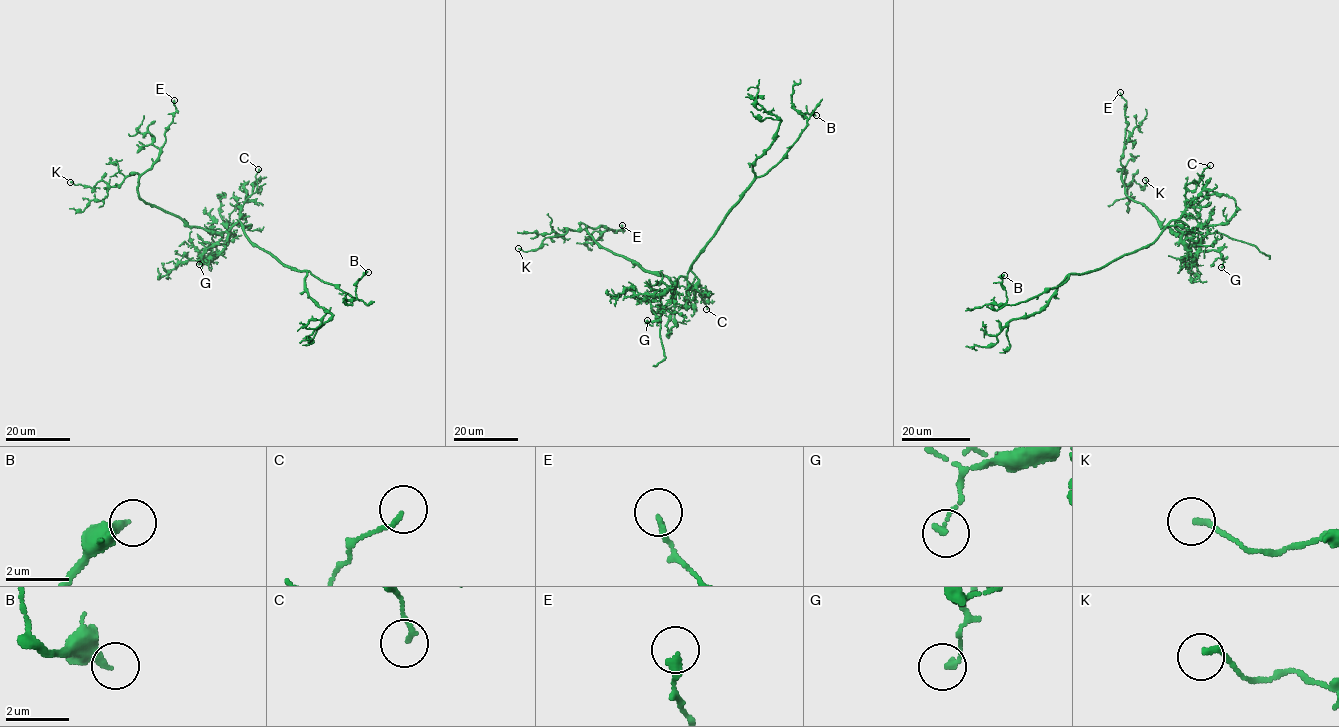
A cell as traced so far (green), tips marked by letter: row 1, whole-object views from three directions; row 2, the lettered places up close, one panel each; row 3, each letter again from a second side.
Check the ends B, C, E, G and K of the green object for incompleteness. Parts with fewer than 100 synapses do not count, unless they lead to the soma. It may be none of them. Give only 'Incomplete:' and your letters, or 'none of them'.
Incomplete: none of them

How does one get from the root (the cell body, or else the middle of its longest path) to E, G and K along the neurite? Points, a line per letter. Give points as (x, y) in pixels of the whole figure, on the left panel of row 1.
E: (244, 231), (239, 220), (227, 232), (189, 227), (137, 194), (139, 177), (165, 142), (176, 110), (174, 100)
G: (244, 231), (236, 221), (226, 246), (211, 259), (203, 257), (202, 249), (210, 252), (199, 264)
K: (244, 231), (239, 220), (227, 232), (189, 227), (139, 196), (137, 173), (119, 186), (70, 182)

